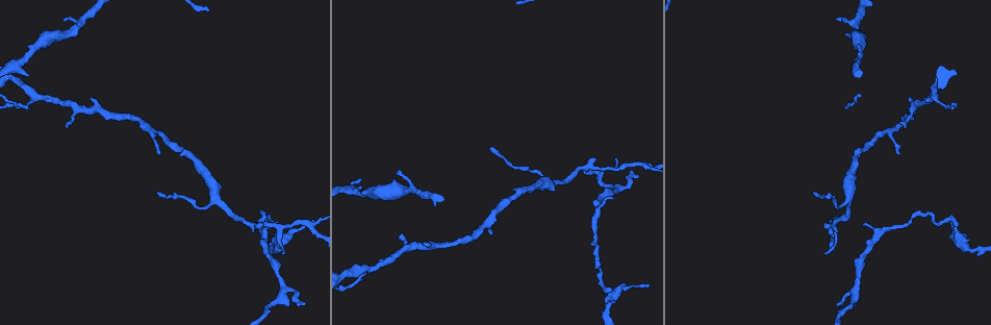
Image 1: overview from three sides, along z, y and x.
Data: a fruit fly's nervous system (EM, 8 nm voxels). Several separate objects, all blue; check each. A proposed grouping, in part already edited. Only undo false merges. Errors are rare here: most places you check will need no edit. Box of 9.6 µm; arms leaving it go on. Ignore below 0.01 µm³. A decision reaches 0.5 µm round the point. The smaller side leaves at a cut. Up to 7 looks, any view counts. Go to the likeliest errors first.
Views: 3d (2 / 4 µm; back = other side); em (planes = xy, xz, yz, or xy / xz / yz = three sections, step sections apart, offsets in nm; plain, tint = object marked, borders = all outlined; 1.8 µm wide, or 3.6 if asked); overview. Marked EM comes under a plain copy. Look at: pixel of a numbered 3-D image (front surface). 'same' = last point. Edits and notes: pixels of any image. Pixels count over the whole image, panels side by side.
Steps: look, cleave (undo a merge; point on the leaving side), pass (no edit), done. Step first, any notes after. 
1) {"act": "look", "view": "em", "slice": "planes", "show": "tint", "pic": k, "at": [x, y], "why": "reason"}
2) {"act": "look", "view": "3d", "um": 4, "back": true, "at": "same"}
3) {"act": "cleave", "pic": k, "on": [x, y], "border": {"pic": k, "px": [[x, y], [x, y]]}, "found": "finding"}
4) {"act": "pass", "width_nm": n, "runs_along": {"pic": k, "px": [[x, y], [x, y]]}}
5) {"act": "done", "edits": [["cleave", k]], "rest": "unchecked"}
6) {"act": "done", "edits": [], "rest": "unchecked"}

{"act": "look", "view": "em", "slice": "planes", "show": "tint", "pic": 1, "at": [934, 95], "why": "thick turns thin"}

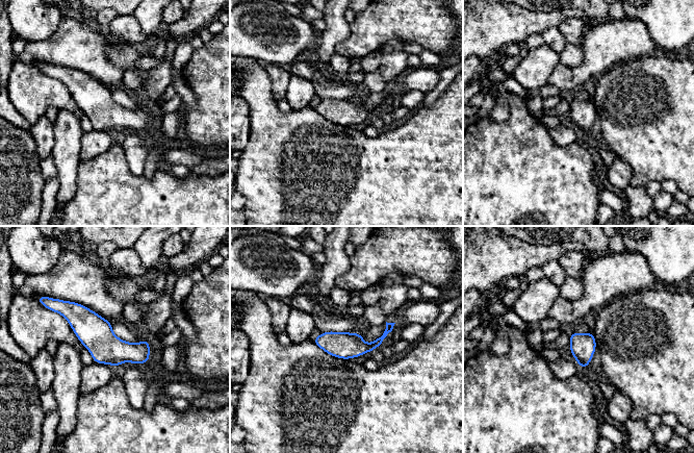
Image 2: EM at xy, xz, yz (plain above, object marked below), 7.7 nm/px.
{"act": "pass", "runs_along": {"pic": 2, "px": [[60, 310], [111, 350], [145, 360]]}, "found": "all the same cell"}

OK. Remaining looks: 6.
{"act": "look", "view": "3d", "um": 4, "pic": 1, "at": [551, 182], "why": "arms part here"}

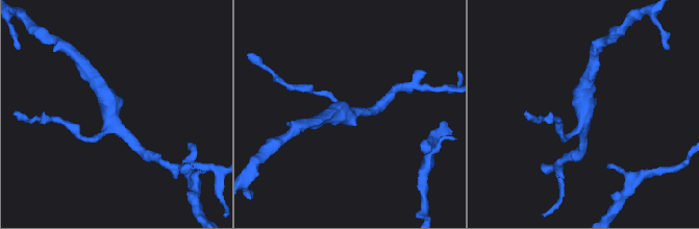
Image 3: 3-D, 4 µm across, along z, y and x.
{"act": "look", "view": "em", "slice": "planes", "show": "tint", "pic": 3, "at": [350, 113]}

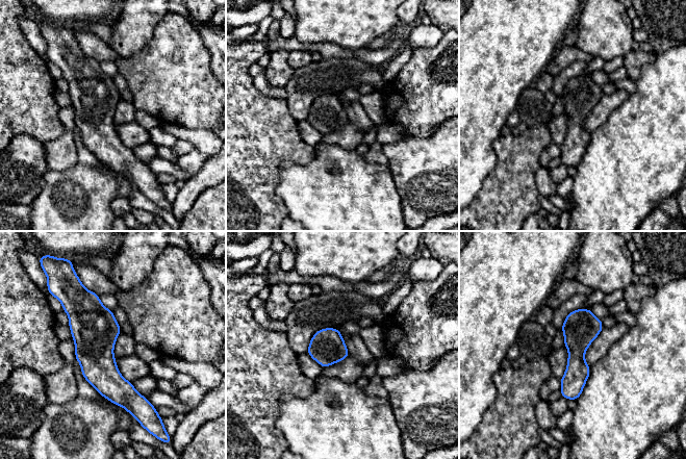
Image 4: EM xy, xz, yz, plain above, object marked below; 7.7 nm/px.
{"act": "pass", "width_nm": 280, "runs_along": {"pic": 4, "px": [[83, 291], [98, 366], [131, 406]]}, "found": "one cell here"}

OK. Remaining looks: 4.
{"act": "look", "view": "3d", "um": 4, "pic": 1, "at": [639, 165]}

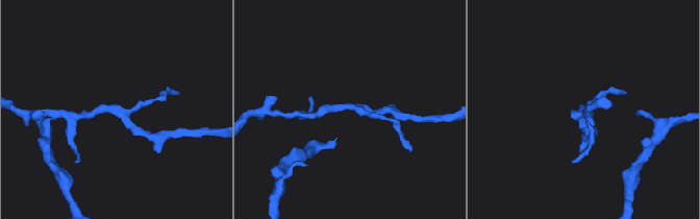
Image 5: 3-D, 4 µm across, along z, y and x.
{"act": "look", "view": "em", "slice": "xy", "step": 8, "show": "tint", "pic": 5, "at": [120, 113]}

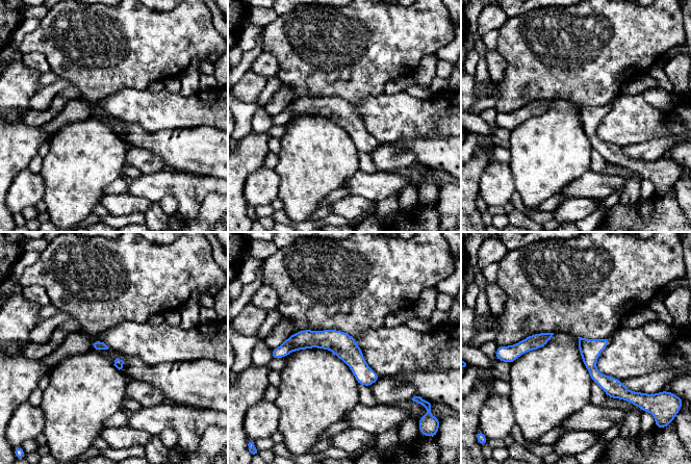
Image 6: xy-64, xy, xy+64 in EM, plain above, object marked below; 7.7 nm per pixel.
{"act": "pass", "width_nm": 80, "runs_along": {"pic": 6, "px": [[282, 354], [334, 340], [376, 377]]}, "found": "one cell here"}

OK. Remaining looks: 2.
{"act": "done", "edits": [], "rest": "unchecked"}

